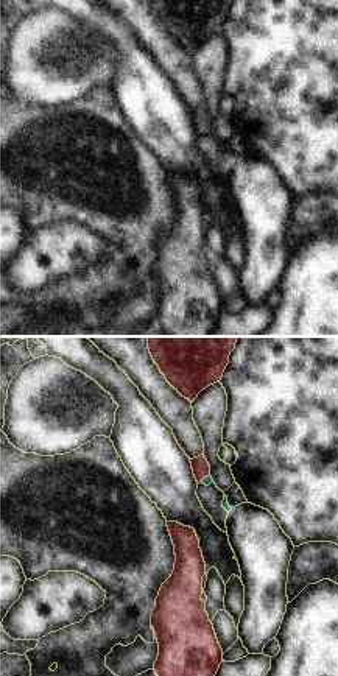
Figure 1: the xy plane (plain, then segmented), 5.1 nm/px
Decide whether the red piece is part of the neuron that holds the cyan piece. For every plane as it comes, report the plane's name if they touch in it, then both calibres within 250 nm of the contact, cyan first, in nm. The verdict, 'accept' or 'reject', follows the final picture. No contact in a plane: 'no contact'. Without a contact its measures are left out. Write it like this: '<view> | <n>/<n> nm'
xy | 50/90 nm

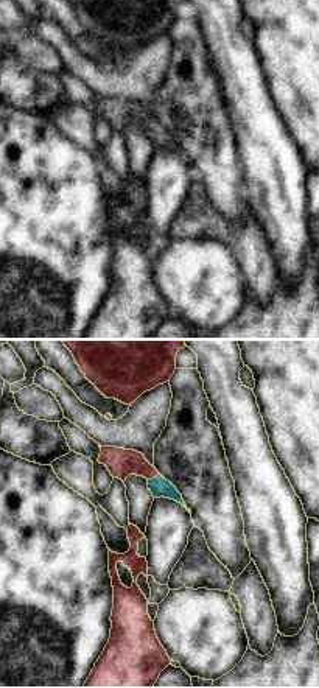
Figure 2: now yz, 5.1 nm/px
yz | 100/150 nm

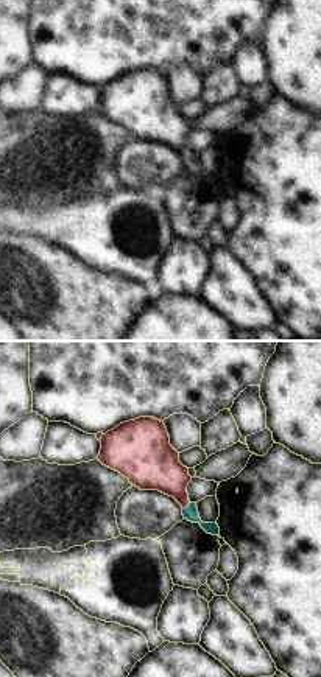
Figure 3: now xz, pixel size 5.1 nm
xz | 70/220 nm

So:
accept

